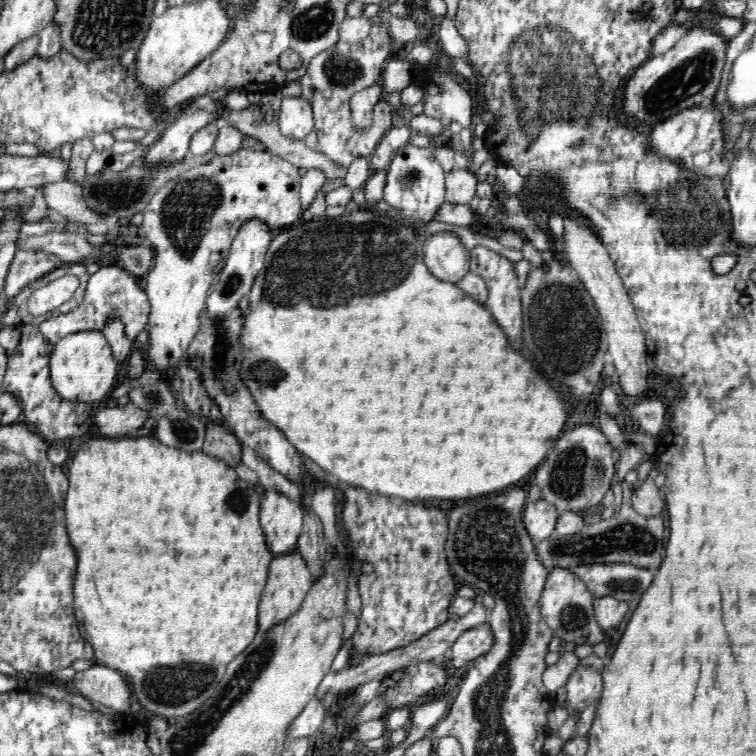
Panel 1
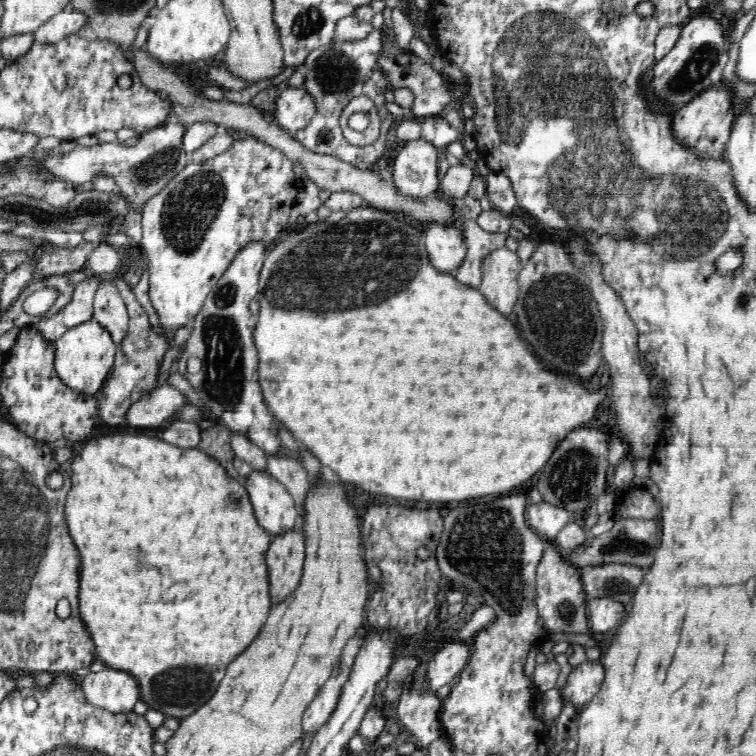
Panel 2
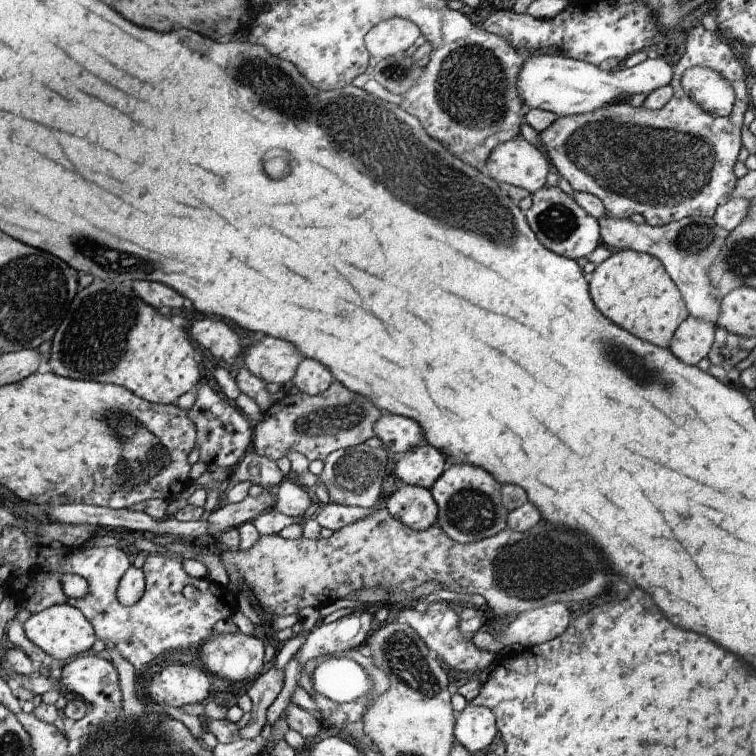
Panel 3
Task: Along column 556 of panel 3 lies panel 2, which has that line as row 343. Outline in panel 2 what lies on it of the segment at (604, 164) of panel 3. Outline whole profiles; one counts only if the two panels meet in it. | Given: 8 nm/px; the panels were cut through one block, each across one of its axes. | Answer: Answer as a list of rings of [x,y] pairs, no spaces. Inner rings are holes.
[[[113,276],[109,282],[114,284],[115,289],[123,298],[129,316],[129,327],[122,342],[117,344],[113,370],[109,374],[104,388],[94,395],[98,401],[98,416],[107,424],[114,426],[125,424],[123,415],[134,402],[140,400],[142,392],[148,392],[148,390],[151,392],[156,388],[160,374],[159,364],[164,360],[166,351],[172,346],[172,339],[166,341],[166,337],[162,337],[162,334],[158,334],[156,329],[152,329],[152,324],[148,321],[148,314],[136,299],[134,289],[131,288],[127,280],[116,279]]]

